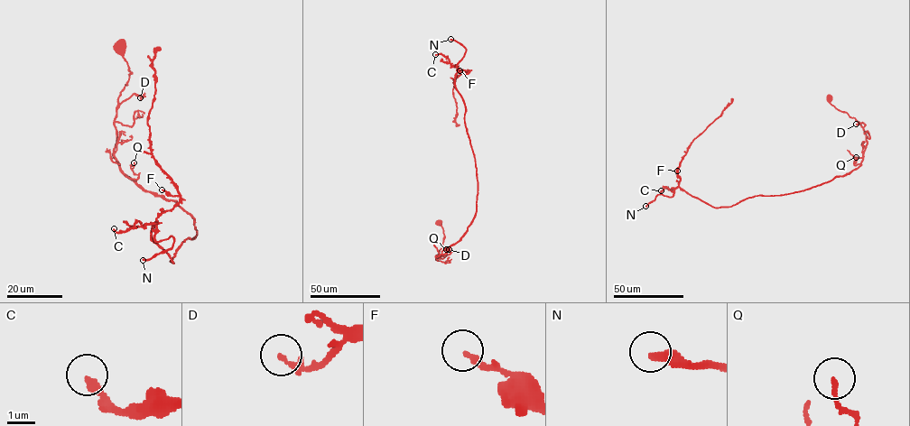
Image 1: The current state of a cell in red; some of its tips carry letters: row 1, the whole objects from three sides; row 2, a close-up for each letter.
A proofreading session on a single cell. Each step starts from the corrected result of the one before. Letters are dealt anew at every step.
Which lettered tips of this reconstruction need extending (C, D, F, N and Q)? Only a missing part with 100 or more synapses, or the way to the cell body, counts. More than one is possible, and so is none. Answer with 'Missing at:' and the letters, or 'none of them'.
Missing at: N

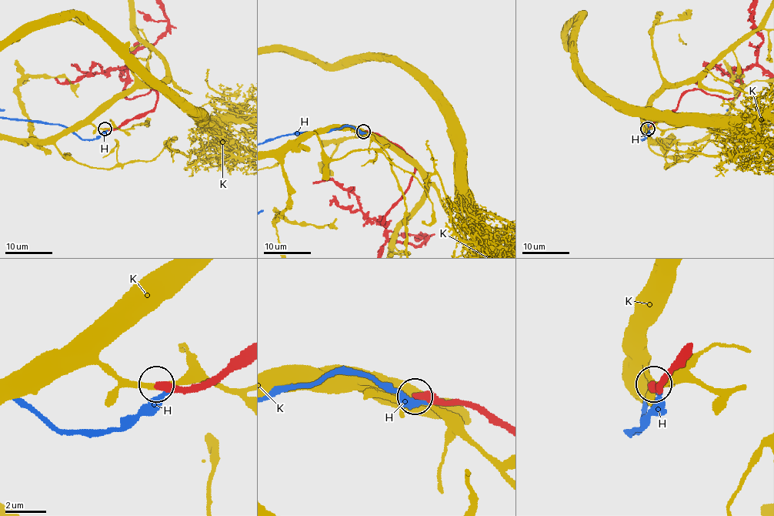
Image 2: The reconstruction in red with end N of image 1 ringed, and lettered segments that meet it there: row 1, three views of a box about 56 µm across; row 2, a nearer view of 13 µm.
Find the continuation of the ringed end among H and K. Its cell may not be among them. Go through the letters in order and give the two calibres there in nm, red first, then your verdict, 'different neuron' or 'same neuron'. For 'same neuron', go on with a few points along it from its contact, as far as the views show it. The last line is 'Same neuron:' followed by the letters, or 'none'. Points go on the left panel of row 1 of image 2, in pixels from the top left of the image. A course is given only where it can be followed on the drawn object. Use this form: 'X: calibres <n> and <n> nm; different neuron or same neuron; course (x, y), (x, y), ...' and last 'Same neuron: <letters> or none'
H: calibres 460 and 300 nm; different neuron
K: calibres 440 and 200 nm; different neuron
Same neuron: none

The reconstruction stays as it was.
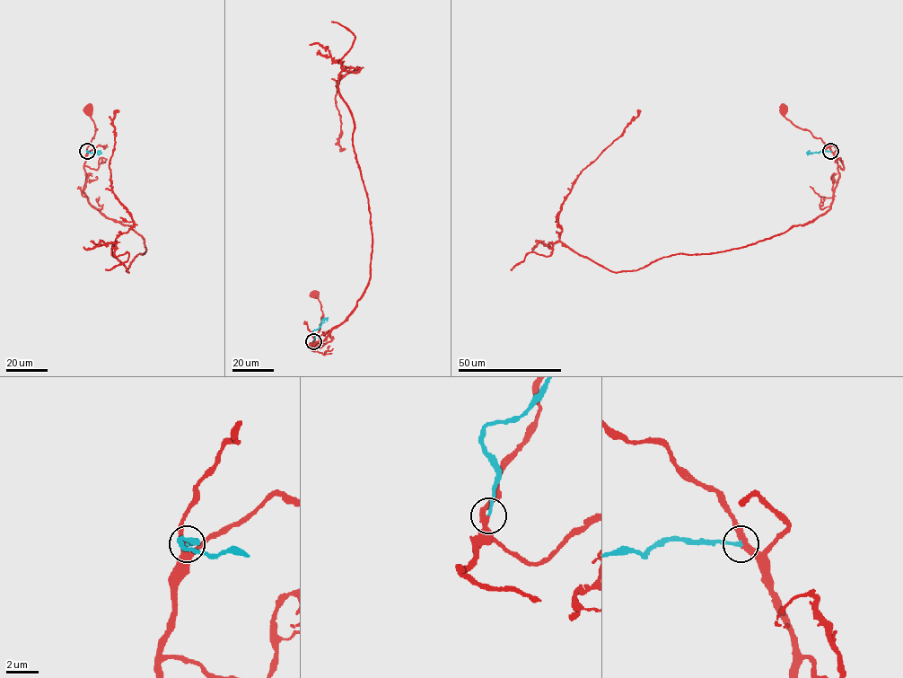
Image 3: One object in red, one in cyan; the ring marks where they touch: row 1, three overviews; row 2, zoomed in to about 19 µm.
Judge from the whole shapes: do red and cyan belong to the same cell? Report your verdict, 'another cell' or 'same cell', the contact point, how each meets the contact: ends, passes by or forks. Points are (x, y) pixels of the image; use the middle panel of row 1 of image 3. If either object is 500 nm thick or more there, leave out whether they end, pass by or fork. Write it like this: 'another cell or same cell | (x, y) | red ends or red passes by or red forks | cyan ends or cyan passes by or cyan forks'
same cell | (313, 341) | red passes by | cyan ends

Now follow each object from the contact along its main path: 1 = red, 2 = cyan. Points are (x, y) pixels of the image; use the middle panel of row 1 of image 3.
1: (313, 341), (322, 318), (320, 302), (313, 293)
2: (313, 341), (312, 331), (324, 319), (327, 321)

